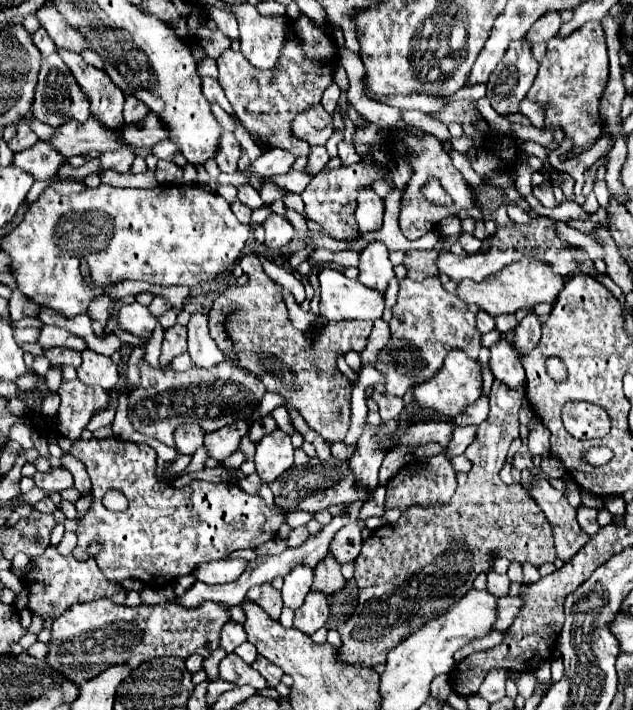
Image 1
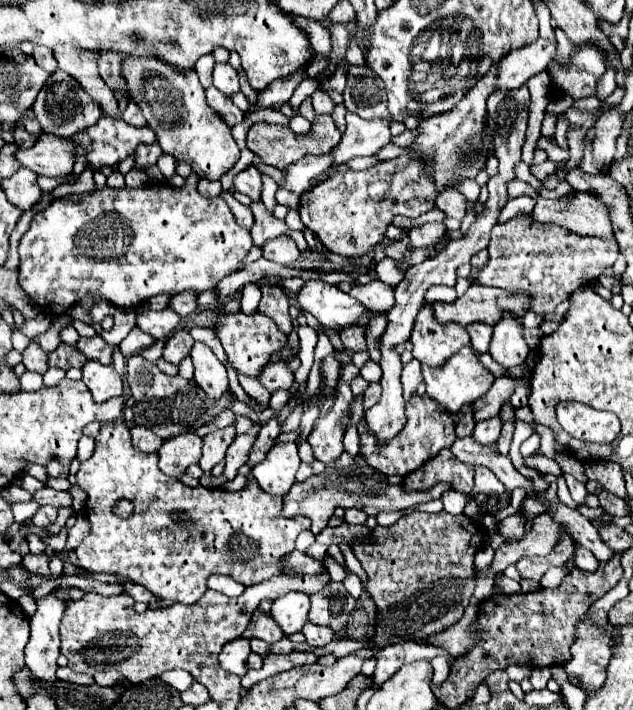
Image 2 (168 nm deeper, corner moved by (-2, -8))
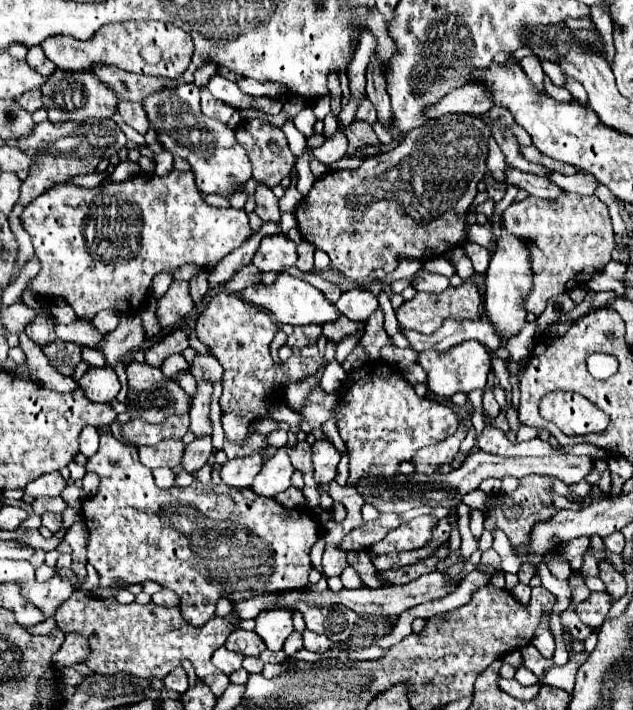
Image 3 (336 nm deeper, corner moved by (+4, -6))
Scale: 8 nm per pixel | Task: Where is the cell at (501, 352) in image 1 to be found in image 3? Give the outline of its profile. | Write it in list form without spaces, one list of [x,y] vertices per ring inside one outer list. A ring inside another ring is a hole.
[[[501,223],[501,237],[497,241],[497,251],[491,257],[489,269],[485,273],[485,313],[495,325],[501,337],[513,337],[525,323],[525,295],[529,295],[533,283],[533,269],[529,267],[529,247],[525,247],[525,239],[517,239],[517,235],[509,235]]]

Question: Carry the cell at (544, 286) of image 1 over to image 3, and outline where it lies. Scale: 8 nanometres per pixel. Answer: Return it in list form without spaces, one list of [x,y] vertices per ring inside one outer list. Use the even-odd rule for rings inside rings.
[[[465,281],[463,285],[459,287],[449,287],[447,291],[443,293],[417,293],[411,301],[405,301],[399,309],[395,309],[395,317],[399,321],[401,327],[405,329],[415,329],[419,333],[425,333],[425,335],[431,335],[435,333],[445,319],[479,319],[481,317],[481,311],[483,311],[483,299],[481,299],[481,293],[477,291],[475,285],[469,285],[469,281]]]

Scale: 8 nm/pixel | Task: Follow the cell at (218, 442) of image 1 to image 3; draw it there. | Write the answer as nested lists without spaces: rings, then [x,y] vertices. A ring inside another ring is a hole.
[[[211,437],[195,439],[193,443],[189,443],[189,445],[185,447],[185,455],[183,455],[181,467],[183,467],[187,473],[195,473],[195,471],[199,471],[199,469],[207,463],[211,451],[213,451]]]

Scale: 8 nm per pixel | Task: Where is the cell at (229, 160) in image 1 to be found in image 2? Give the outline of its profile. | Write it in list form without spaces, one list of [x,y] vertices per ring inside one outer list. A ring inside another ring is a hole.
[[[249,165],[247,169],[243,169],[241,173],[235,175],[233,187],[237,191],[249,195],[253,201],[257,201],[261,197],[261,173],[253,165]]]

